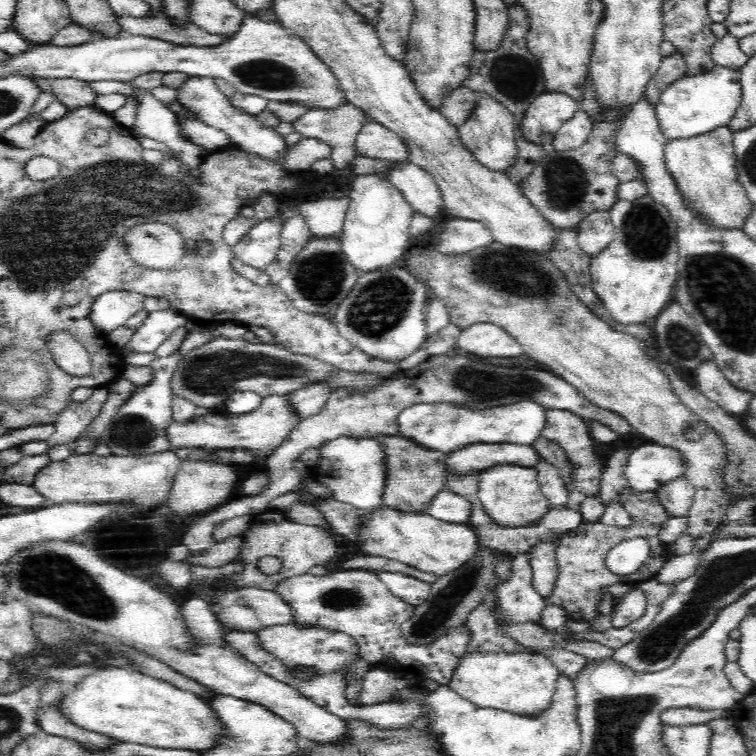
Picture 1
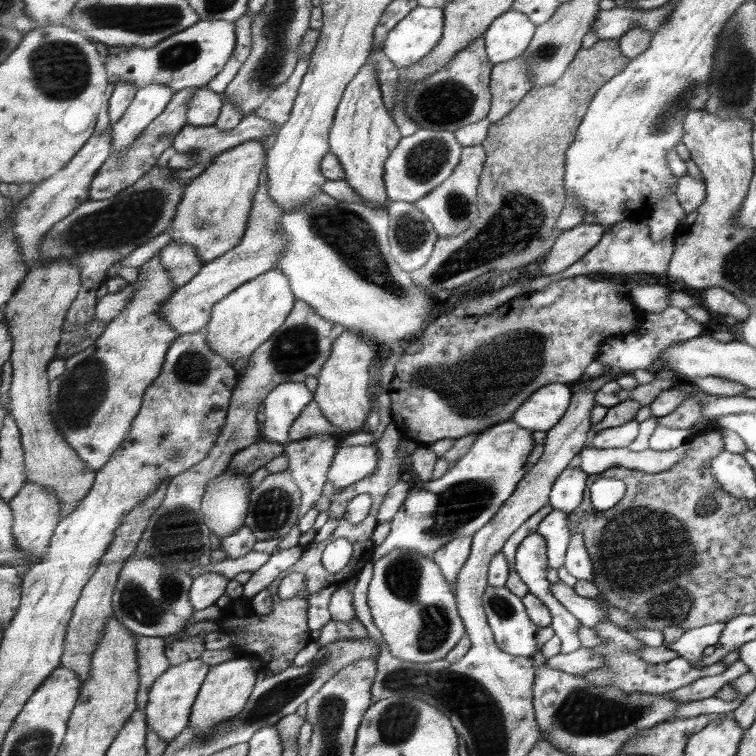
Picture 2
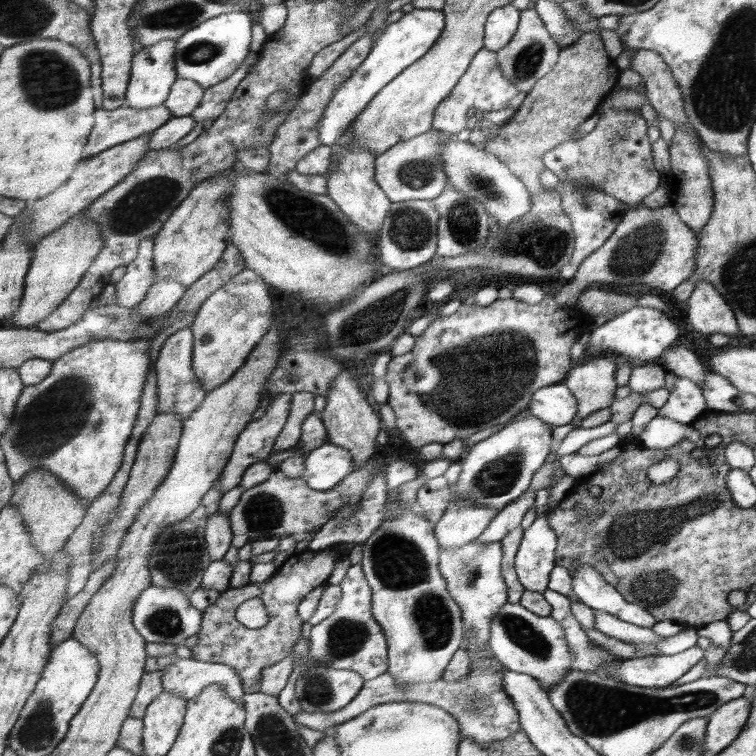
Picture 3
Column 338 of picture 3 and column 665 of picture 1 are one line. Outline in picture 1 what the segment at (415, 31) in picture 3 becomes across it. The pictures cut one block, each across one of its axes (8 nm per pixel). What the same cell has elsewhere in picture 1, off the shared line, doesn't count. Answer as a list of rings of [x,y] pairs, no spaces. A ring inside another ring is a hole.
[[[716,65],[710,73],[698,77],[683,77],[662,92],[656,108],[659,132],[668,143],[700,137],[722,126],[728,126],[740,107],[742,98],[741,73],[736,71]]]

